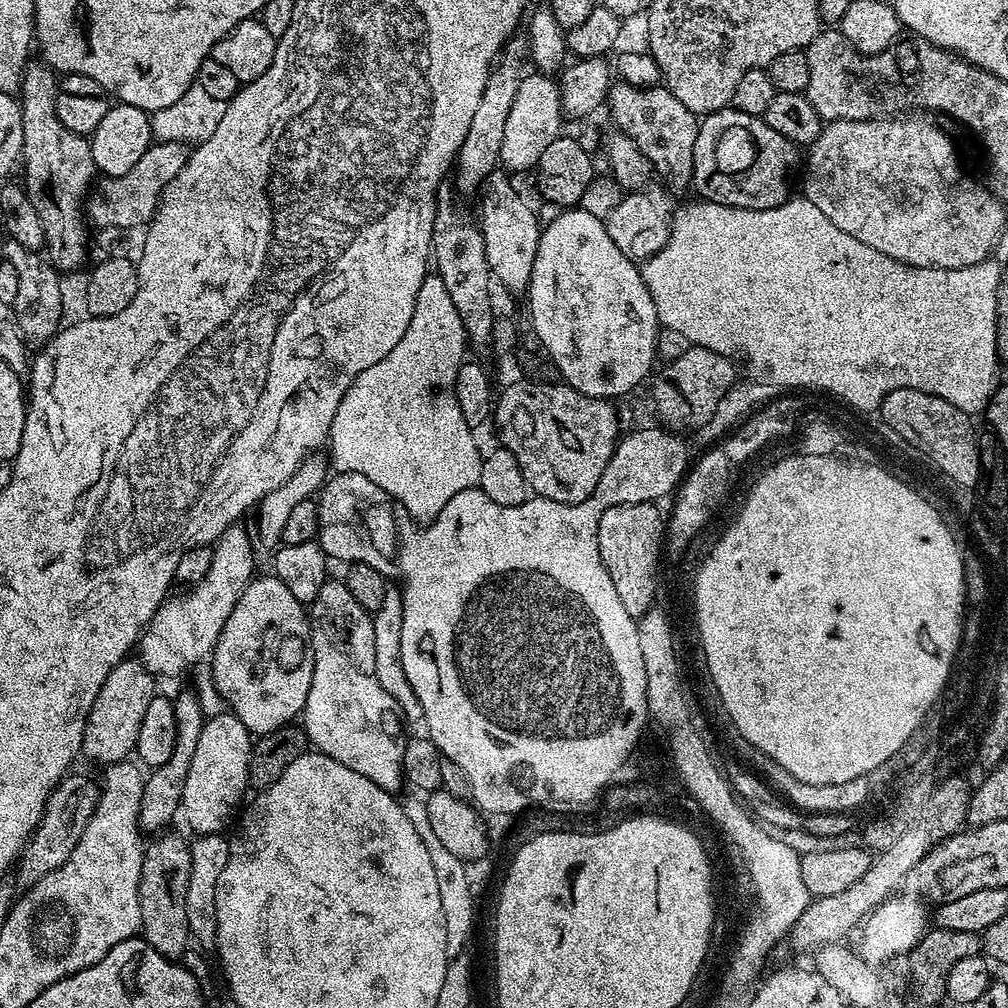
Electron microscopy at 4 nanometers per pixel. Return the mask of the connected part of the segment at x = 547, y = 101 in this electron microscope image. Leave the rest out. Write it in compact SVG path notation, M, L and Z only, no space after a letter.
M525 75L518 86L518 94L514 94L514 102L510 112L506 114L506 130L502 133L500 164L509 173L524 172L535 169L536 163L542 158L546 146L561 135L560 116L560 85L551 75Z

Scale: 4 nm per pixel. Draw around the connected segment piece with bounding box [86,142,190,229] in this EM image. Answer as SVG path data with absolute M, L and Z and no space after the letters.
M154 142L126 174L97 179L86 201L87 219L100 228L143 229L151 224L156 208L160 205L160 195L166 190L168 183L176 177L178 170L186 166L189 151L187 144Z

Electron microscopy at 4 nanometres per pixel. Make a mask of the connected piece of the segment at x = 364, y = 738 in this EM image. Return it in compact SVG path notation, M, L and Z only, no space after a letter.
M329 578L318 590L318 598L311 602L310 623L314 674L302 713L302 727L309 745L334 758L334 762L358 770L362 778L370 778L382 790L399 793L400 784L402 788L405 783L402 762L405 725L396 699L382 690L382 682L376 677L372 616L354 602L354 594L350 594L343 579Z

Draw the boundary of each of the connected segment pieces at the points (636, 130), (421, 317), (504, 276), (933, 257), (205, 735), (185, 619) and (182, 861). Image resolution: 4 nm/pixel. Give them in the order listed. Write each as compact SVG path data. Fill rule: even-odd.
M613 83L606 99L606 108L612 111L612 120L646 154L655 175L661 176L672 188L688 188L692 182L694 142L698 138L700 120L674 94L663 86L642 89L633 84Z
M429 274L424 277L422 286L418 290L418 298L414 306L414 318L410 318L410 326L406 330L406 334L402 334L398 346L394 346L394 350L390 350L390 354L386 354L386 358L382 358L382 362L374 362L374 366L366 366L366 370L362 370L362 374L358 374L358 378L354 378L350 390L346 390L342 402L338 402L338 414L334 414L330 433L331 467L336 472L366 474L366 478L370 478L370 482L374 482L374 486L386 489L392 495L393 500L397 500L416 522L435 520L438 514L442 514L442 506L446 506L446 502L450 502L450 498L454 498L454 494L458 494L462 490L470 490L481 483L480 448L476 445L475 434L472 433L475 432L473 425L468 424L466 418L462 418L462 409L458 406L458 398L456 397L458 370L466 362L464 348L467 349L468 347L468 335L462 324L462 318L458 316L458 309L454 306L453 299L450 298L449 291L446 290L439 274Z
M495 168L492 172L484 176L480 192L480 212L478 223L480 232L483 234L483 245L486 247L486 258L488 271L492 278L512 290L523 291L527 289L530 274L533 273L534 257L537 253L538 242L542 226L531 206L522 198L521 194L510 182L511 177L500 168Z
M904 114L899 118L877 118L875 120L834 120L825 123L820 129L818 138L807 145L808 161L804 164L803 199L814 202L838 230L846 230L858 242L866 242L866 246L874 246L882 254L903 264L911 264L914 268L965 268L980 264L993 255L996 243L1004 232L1004 208L999 196L991 187L975 184L972 180L964 180L960 173L960 160L956 157L956 144L940 129L939 119L928 114Z
M227 710L221 712L205 721L183 787L180 814L195 835L223 833L249 787L252 733L236 715Z
M240 527L226 529L216 541L206 578L184 590L181 596L169 595L152 621L145 626L138 641L138 659L148 667L149 672L161 677L176 676L211 657L222 634L222 626L226 626L226 618L230 618L230 610L234 610L244 587L254 579L257 571L256 560L252 557L253 537L249 529L247 532Z
M173 830L165 831L157 835L156 840L151 845L147 845L142 862L142 874L138 878L138 906L142 906L142 936L147 947L155 952L157 956L164 957L169 962L176 962L180 955L187 950L190 945L190 933L188 930L188 919L186 918L186 886L190 886L190 854L188 853L190 844L183 840L178 833Z

